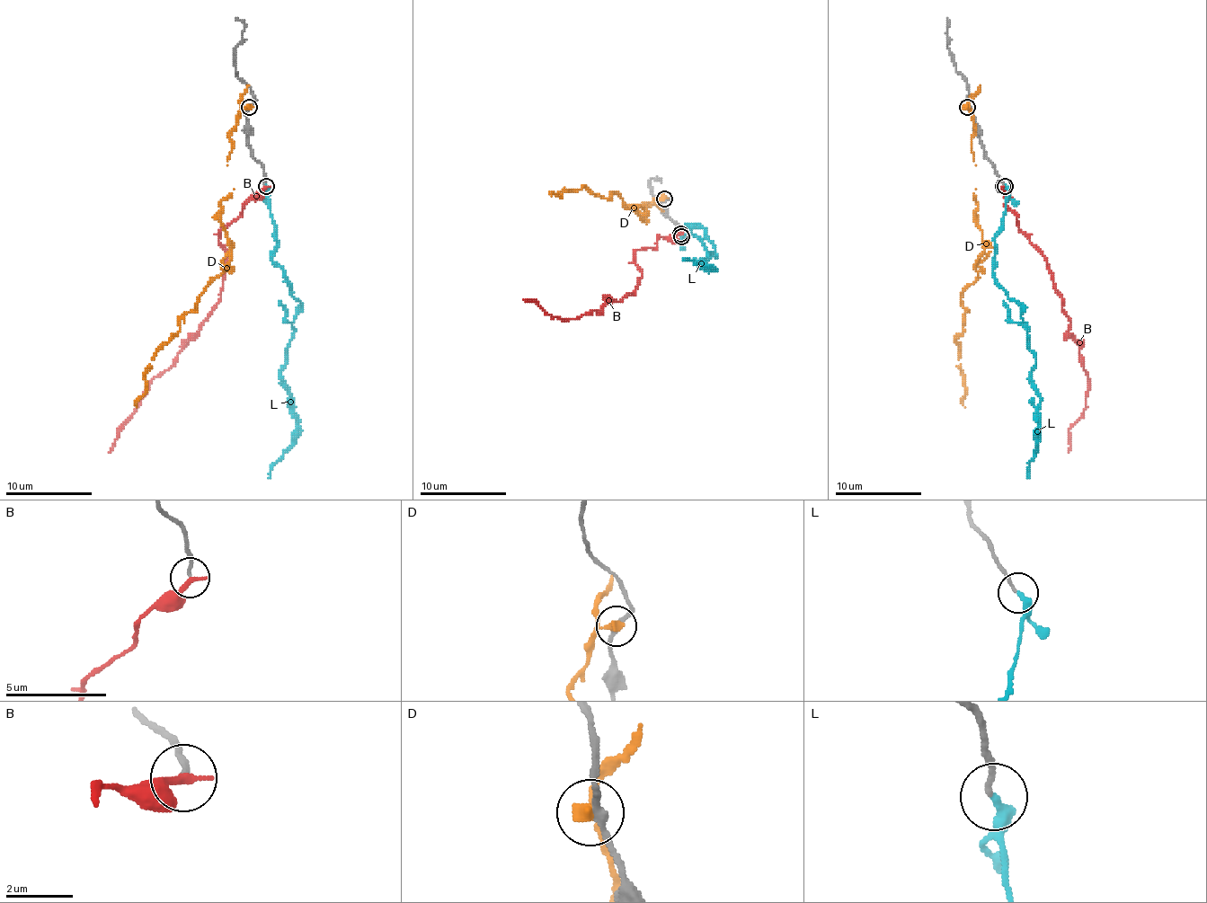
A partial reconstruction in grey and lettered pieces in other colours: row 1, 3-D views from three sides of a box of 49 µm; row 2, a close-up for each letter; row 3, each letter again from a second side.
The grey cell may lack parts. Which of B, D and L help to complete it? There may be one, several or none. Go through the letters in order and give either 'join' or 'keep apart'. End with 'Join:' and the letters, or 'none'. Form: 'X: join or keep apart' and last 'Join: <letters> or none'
B: keep apart
D: keep apart
L: join
Join: L

